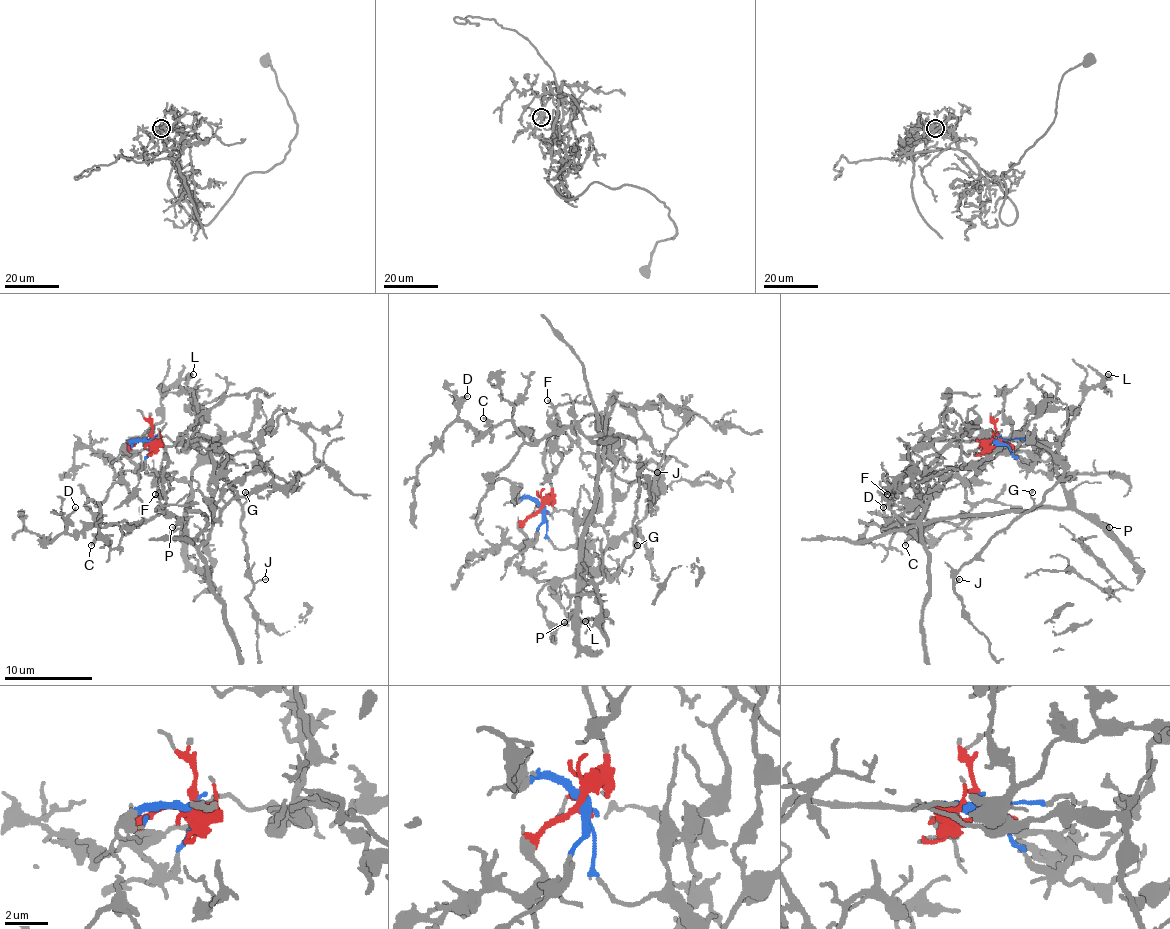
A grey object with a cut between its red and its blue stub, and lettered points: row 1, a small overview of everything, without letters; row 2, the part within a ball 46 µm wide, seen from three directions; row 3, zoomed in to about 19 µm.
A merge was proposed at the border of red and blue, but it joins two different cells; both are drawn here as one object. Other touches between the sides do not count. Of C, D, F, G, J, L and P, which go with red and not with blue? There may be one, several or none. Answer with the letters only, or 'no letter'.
C, D, F, L

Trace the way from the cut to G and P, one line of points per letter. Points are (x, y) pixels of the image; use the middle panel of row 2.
G: (544, 511), (546, 537), (554, 546), (576, 548), (592, 570), (611, 577), (638, 546)
P: (544, 511), (546, 537), (557, 548), (576, 548), (590, 566), (579, 592), (579, 605), (563, 623)

